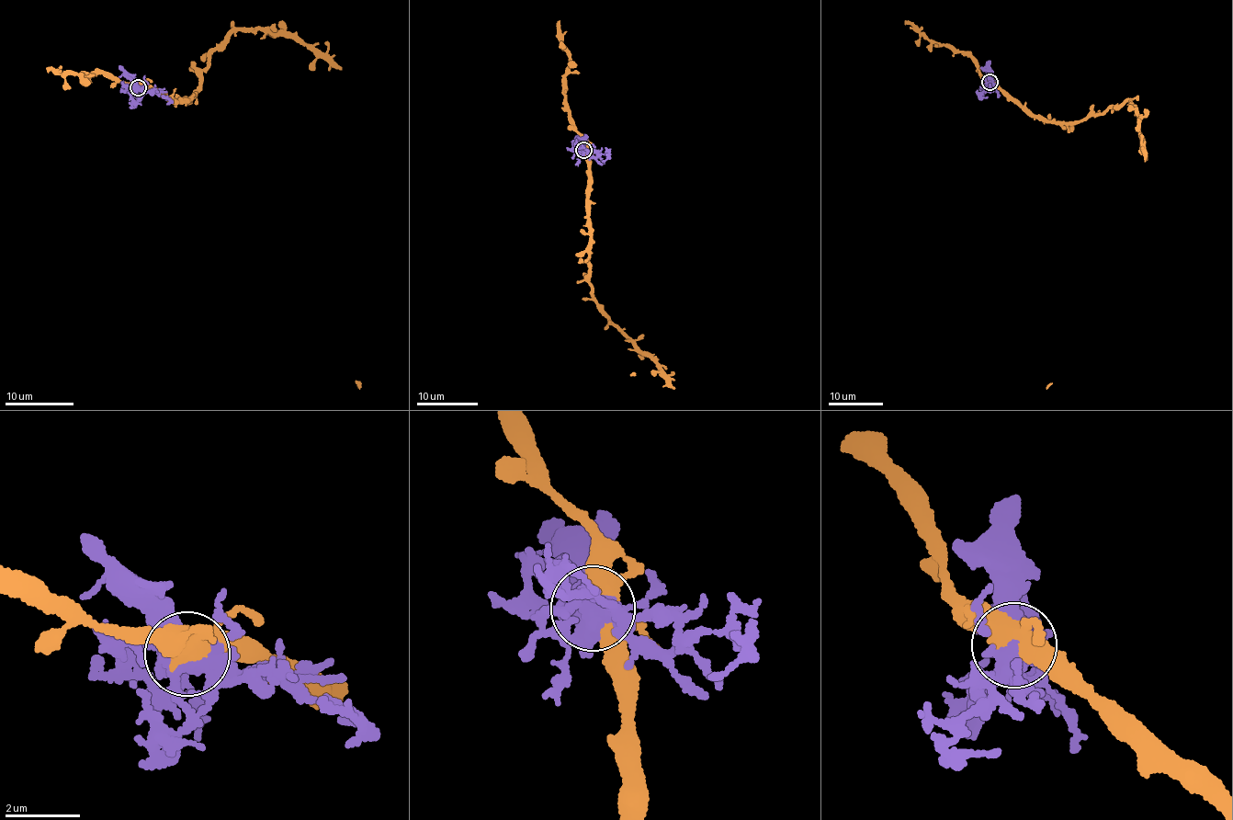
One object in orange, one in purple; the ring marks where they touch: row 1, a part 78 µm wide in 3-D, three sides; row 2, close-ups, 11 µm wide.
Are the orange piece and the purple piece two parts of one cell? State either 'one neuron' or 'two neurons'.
two neurons

